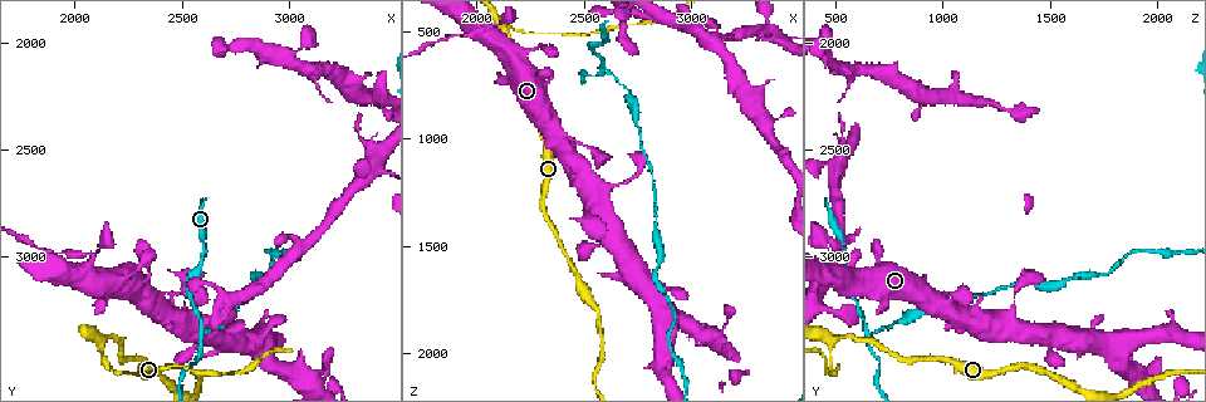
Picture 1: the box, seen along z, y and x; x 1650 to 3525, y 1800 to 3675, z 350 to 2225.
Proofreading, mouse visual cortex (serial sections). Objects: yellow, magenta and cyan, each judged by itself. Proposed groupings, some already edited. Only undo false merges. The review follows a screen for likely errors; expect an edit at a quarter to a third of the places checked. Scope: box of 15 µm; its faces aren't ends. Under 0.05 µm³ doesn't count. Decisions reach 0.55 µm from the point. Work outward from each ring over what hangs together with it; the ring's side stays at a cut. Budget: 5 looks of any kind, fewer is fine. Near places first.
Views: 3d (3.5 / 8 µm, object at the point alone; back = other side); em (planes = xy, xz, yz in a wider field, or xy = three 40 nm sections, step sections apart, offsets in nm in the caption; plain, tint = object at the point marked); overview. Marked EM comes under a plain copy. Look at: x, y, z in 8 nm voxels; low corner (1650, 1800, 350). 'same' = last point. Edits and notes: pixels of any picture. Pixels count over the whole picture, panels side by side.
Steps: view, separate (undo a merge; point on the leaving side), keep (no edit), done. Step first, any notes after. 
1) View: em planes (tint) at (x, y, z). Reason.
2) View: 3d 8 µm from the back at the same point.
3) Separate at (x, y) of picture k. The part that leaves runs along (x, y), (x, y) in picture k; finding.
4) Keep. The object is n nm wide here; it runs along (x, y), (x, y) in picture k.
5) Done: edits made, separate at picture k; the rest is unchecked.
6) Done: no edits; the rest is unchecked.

View: 3d 3.5 µm at (2140, 3390, 500). A fork.

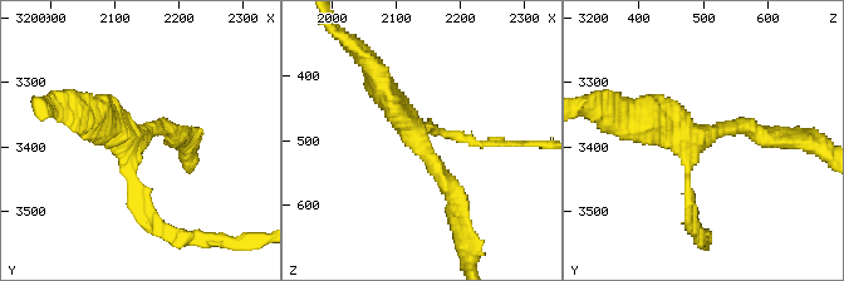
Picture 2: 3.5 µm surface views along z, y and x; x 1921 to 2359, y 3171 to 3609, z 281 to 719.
View: em planes (tint) at (2130, 3395, 485).

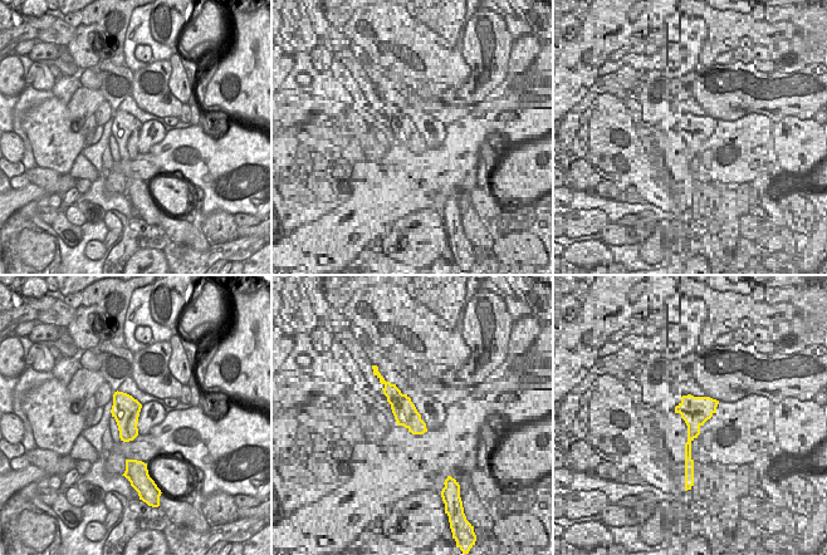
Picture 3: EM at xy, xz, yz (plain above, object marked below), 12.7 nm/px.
Keep. 3 arms meet here; it runs along (456, 196), (410, 129), (428, 126) in picture 2; one cell here.

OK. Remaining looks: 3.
View: 3d 3.5 µm at (2050, 3050, 490). Abrupt turn.

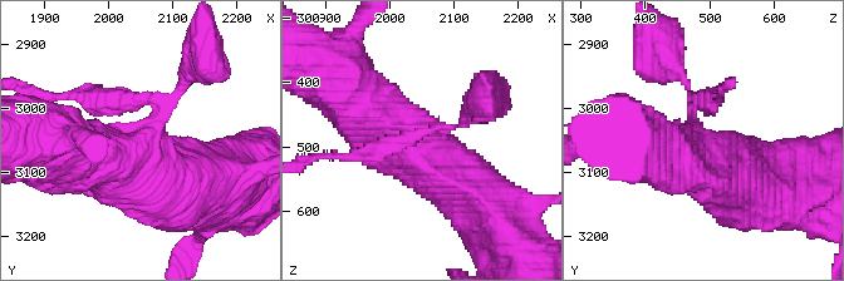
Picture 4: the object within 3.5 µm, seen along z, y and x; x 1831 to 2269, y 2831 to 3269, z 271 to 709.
View: em xy step 5 (tint) at (2050, 3045, 480).

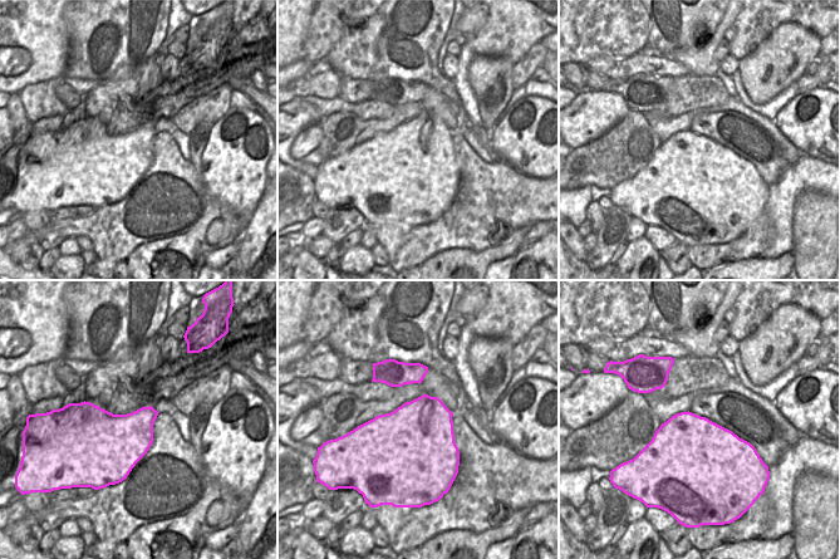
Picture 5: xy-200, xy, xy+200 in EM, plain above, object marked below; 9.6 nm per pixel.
Separate at (107, 106) of picture 4. The object is 800 nm wide here; two cells meet here.

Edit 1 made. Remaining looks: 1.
Done: edits made, separate at picture 4; the rest is unchecked.

